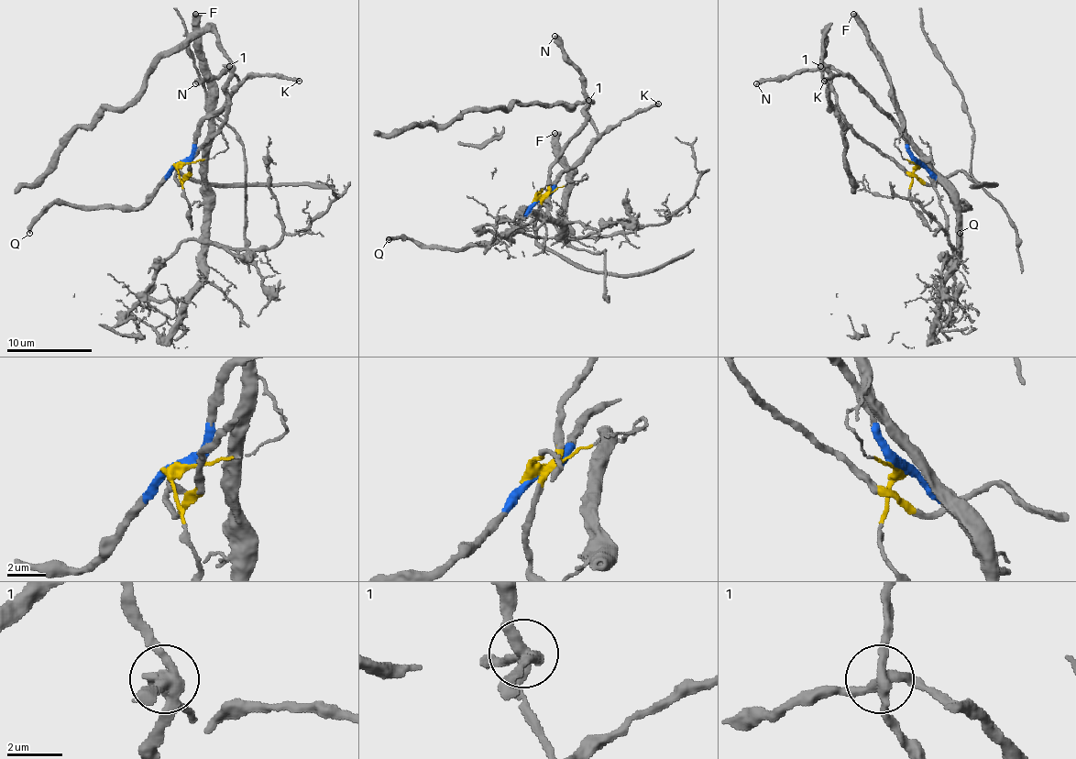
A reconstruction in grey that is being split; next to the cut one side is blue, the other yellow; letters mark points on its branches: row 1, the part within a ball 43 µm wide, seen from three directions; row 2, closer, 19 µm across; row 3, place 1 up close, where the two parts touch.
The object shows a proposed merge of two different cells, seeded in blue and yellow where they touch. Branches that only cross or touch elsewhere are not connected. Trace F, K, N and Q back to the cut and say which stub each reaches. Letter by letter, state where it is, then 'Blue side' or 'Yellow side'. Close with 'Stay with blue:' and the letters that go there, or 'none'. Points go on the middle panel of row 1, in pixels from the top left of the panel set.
F: Place: (554, 133). Yellow side
K: Place: (658, 104). Blue side
N: Place: (554, 36). Blue side
Q: Place: (389, 239). Blue side
Stay with blue: K, N, Q

